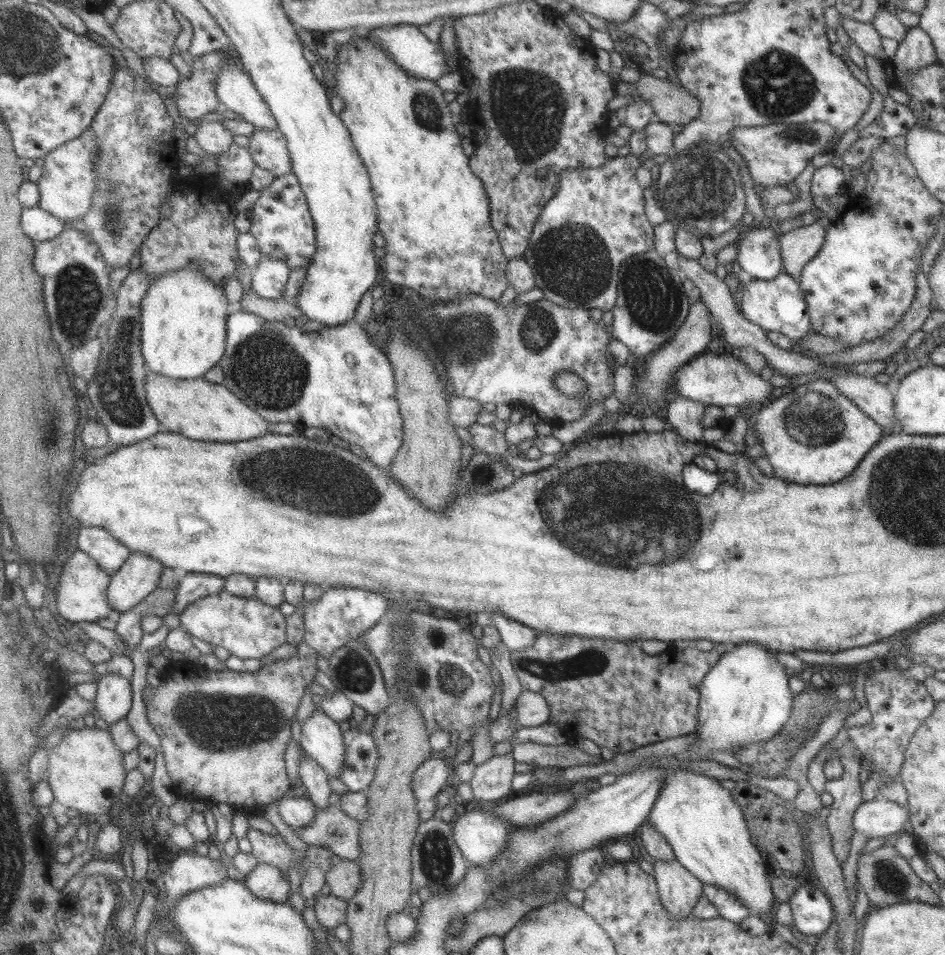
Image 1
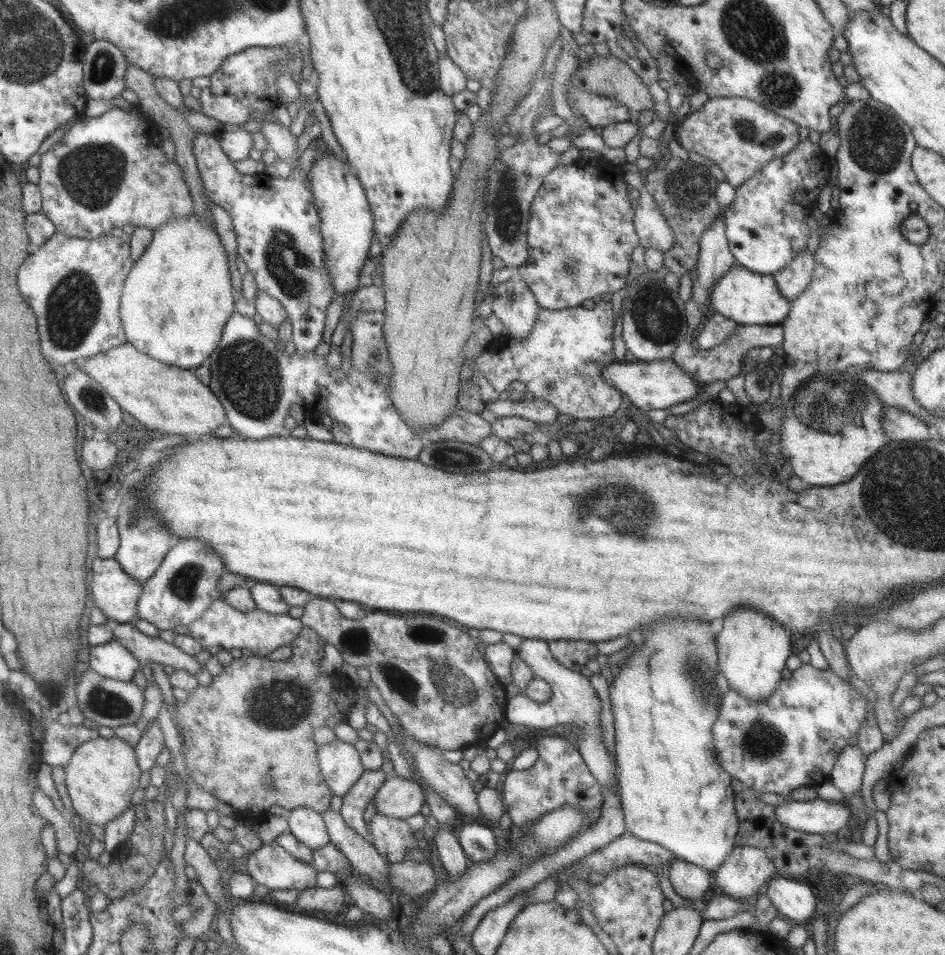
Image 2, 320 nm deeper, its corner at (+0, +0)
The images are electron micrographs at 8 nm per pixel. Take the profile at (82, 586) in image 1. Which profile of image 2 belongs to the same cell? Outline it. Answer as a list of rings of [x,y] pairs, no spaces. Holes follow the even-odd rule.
[[[93,558],[89,588],[93,605],[108,620],[117,624],[133,623],[136,619],[135,607],[142,584],[124,574],[114,558]]]

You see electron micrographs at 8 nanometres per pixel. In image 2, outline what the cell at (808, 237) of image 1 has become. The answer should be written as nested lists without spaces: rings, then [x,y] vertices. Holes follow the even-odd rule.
[[[805,249],[788,265],[772,275],[777,290],[785,300],[795,300],[809,284],[814,269],[814,256]]]

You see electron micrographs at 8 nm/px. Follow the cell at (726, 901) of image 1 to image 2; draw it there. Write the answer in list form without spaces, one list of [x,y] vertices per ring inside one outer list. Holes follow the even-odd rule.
[[[735,846],[711,879],[727,897],[754,900],[757,888],[769,882],[775,872],[773,861],[760,848]]]

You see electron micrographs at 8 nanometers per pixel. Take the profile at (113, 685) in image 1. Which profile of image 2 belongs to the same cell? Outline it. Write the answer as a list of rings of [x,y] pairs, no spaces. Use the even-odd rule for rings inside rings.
[[[109,640],[90,646],[88,668],[108,679],[131,681],[135,670],[141,666],[138,660],[117,640]]]

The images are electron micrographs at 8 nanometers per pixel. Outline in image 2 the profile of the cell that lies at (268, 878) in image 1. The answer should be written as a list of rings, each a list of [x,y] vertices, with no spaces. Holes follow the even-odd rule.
[[[262,844],[259,850],[246,854],[247,874],[268,890],[303,890],[315,886],[316,870],[297,860],[281,846]]]

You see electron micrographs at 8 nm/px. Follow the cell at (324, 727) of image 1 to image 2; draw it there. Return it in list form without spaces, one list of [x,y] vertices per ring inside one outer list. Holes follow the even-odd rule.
[[[339,739],[318,747],[320,773],[335,796],[343,796],[364,771],[356,748]]]

